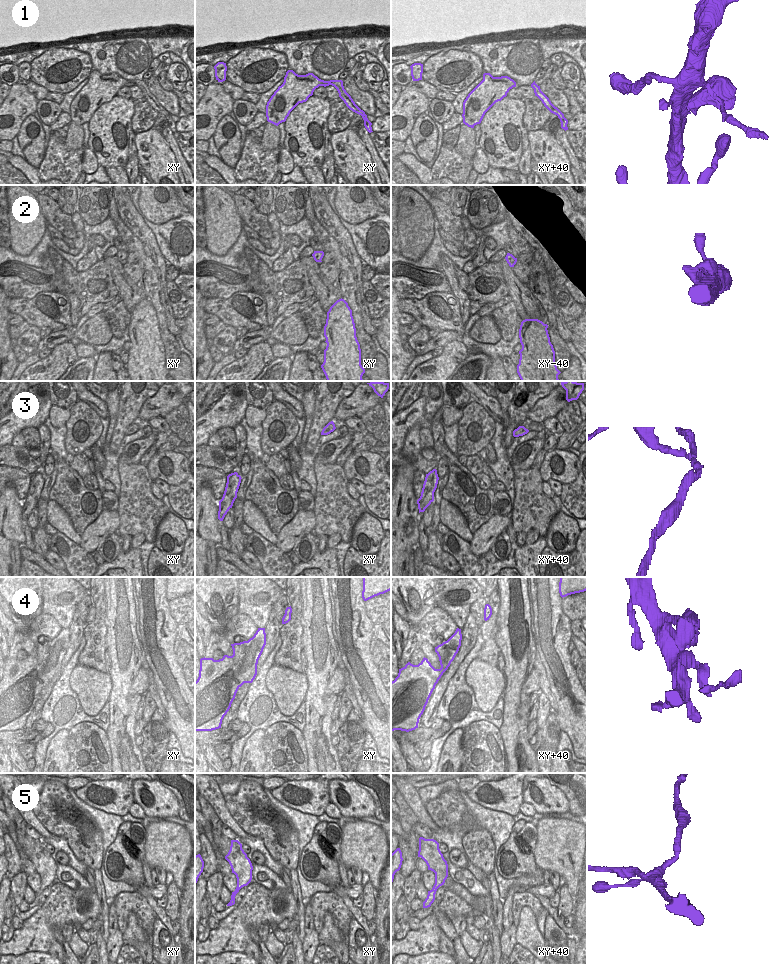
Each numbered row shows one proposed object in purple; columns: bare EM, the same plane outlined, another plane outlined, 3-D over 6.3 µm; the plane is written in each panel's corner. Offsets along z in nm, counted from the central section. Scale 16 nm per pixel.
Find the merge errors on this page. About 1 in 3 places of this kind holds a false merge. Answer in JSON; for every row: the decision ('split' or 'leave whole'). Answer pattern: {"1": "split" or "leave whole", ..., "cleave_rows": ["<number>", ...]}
{"1": "split", "2": "leave whole", "3": "split", "4": "leave whole", "5": "split", "cleave_rows": ["1", "3", "5"]}

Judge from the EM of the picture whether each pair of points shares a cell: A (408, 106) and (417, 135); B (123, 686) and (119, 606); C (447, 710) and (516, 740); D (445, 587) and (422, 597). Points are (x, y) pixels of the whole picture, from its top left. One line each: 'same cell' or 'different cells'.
A: different cells
B: same cell
C: different cells
D: different cells

